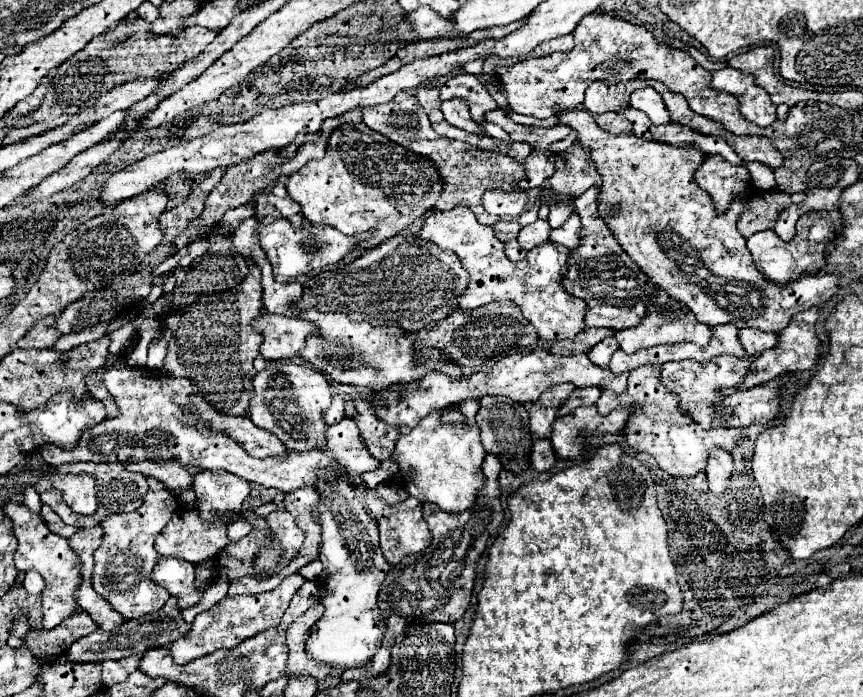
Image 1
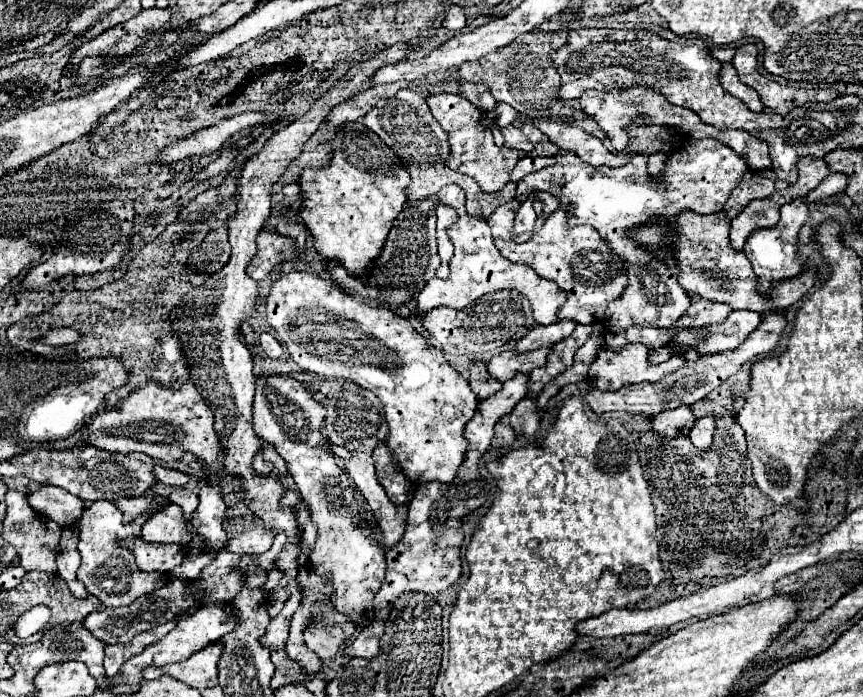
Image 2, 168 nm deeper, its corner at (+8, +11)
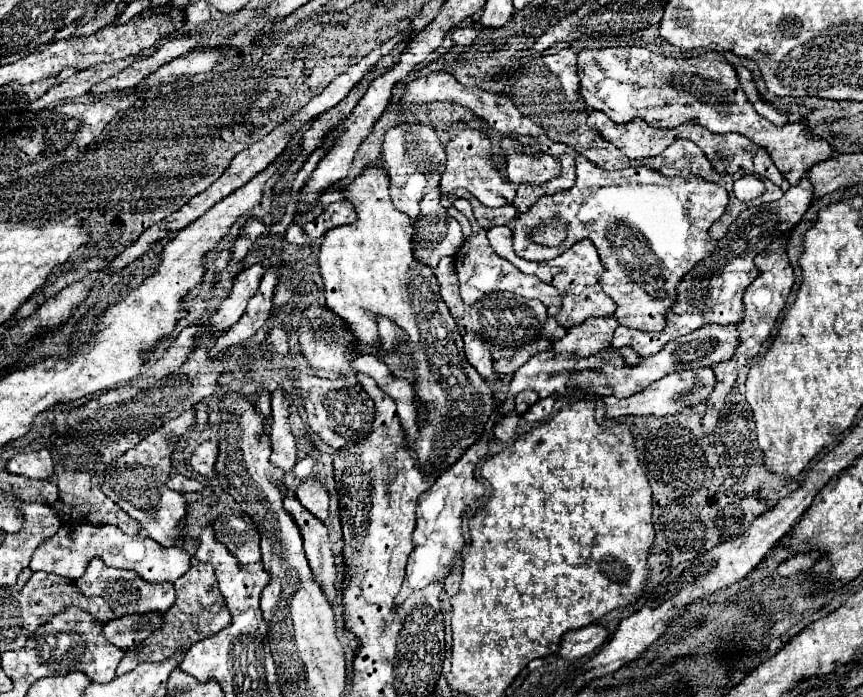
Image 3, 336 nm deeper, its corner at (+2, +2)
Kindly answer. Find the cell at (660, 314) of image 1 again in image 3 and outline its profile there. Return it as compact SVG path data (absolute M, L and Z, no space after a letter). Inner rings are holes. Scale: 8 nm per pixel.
M577 154L577 182L571 190L559 192L553 196L543 196L529 212L519 214L513 226L513 246L515 252L533 262L543 262L557 258L575 242L587 238L595 244L601 264L605 272L601 274L601 286L609 298L617 304L615 318L629 328L635 330L653 330L659 332L665 328L667 308L673 306L677 298L677 284L683 280L685 272L689 272L695 262L703 260L709 252L715 250L717 240L709 236L709 226L721 218L729 202L729 194L723 186L707 182L697 176L687 178L667 178L659 172L639 168L623 168L623 170L603 170L591 164L585 156ZM555 218L563 218L569 222L569 236L557 248L547 248L541 244L533 244L529 240L529 230L539 222L553 222Z

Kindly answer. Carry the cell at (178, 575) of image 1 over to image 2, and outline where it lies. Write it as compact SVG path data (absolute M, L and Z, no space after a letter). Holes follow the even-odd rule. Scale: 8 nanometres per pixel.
M127 539L123 541L127 545L135 559L137 567L141 571L159 571L159 573L171 573L177 565L185 559L185 549L179 545L165 545L165 543L145 543L143 539Z

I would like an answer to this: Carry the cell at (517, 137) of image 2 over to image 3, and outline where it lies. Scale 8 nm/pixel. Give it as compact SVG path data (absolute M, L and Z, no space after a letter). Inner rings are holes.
M503 138L501 150L507 156L507 180L513 184L535 184L541 186L561 174L561 164L555 156L541 154L541 158L531 158L523 152L517 138Z

